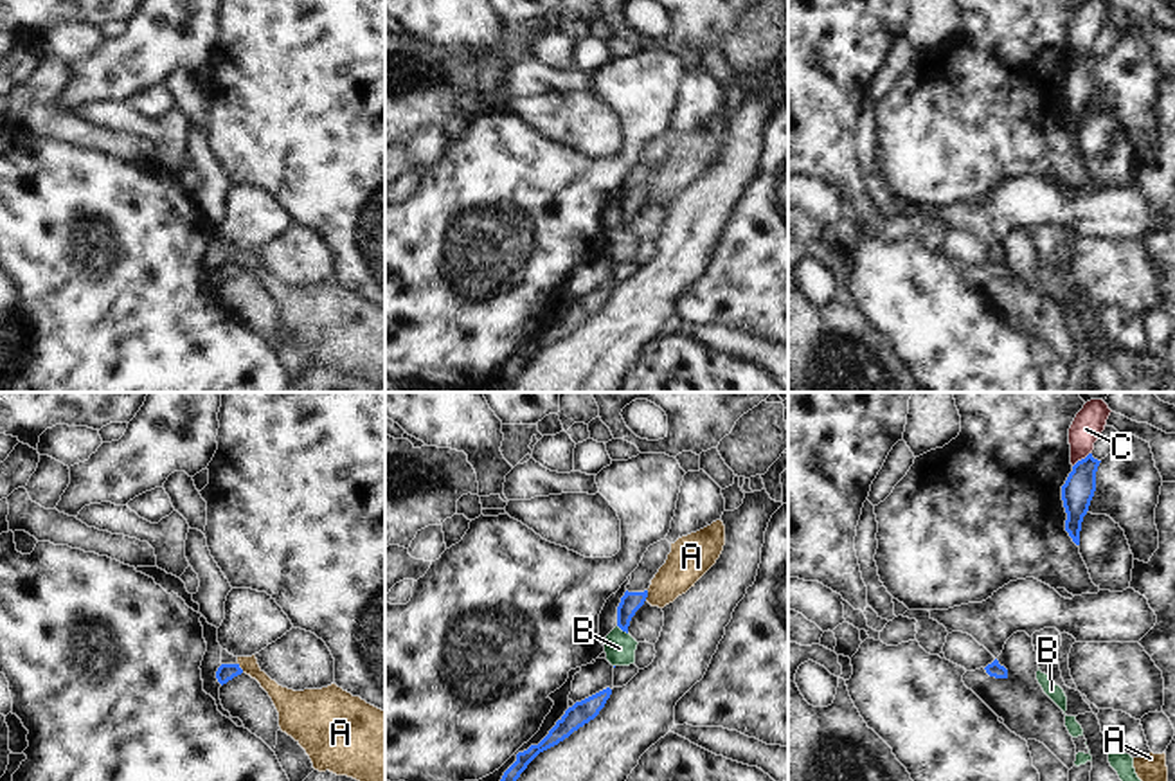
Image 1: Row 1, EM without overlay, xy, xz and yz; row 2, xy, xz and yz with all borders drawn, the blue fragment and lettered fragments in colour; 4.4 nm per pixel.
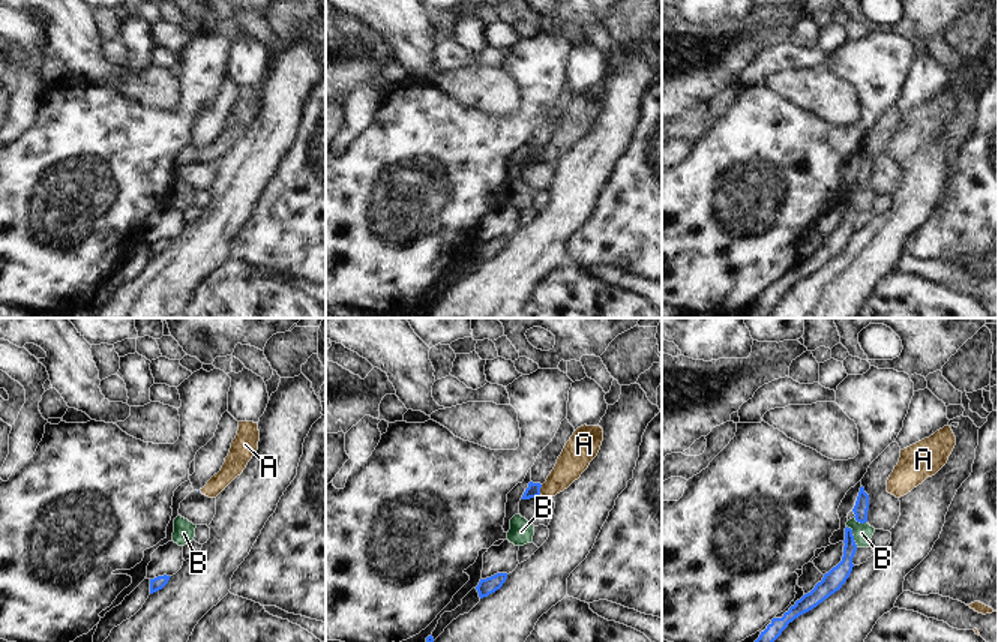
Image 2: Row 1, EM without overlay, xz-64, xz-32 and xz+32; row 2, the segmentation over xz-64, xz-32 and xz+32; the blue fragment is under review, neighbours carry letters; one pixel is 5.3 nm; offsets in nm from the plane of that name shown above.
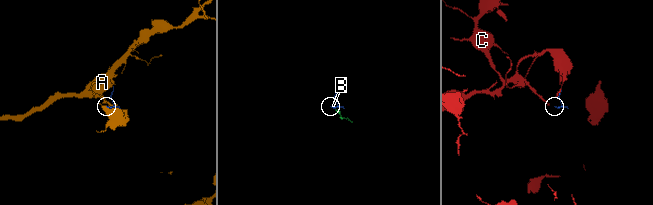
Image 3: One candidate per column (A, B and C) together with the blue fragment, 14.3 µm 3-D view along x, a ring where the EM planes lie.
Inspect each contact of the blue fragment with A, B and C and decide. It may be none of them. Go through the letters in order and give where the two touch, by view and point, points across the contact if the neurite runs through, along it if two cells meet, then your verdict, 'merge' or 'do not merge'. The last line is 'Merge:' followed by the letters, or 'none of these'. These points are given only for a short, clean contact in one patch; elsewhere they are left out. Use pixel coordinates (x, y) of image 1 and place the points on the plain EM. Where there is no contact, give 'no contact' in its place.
A: xz (646, 193) | along xz (648, 188), (645, 197) | do not merge
B: xz (623, 227) | along xz (618, 222), (627, 231) | do not merge
C: yz (1082, 56) | do not merge
Merge: none of these

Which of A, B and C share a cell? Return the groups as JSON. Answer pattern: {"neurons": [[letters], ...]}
{"neurons": [["A"], ["B"], ["C"]]}

